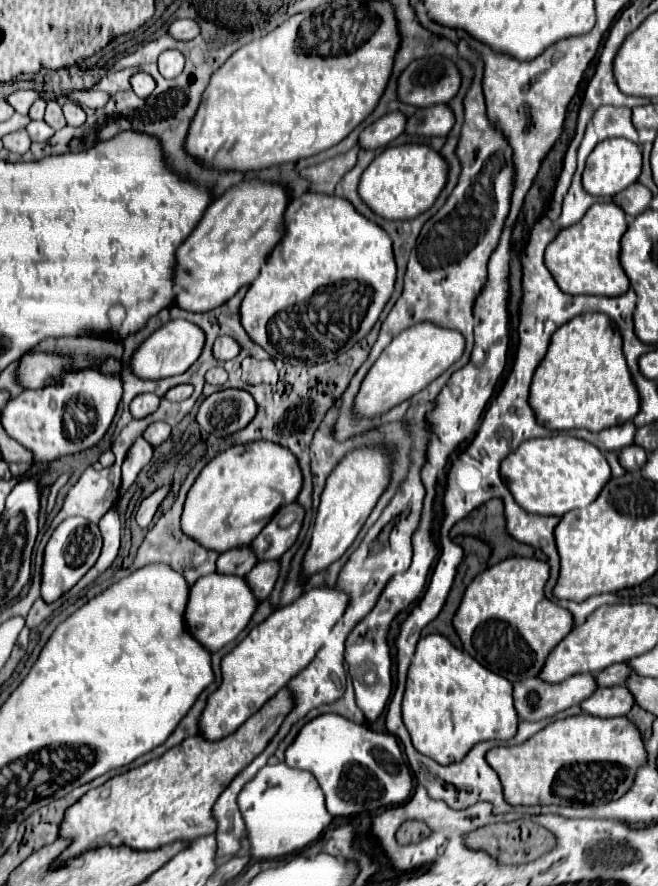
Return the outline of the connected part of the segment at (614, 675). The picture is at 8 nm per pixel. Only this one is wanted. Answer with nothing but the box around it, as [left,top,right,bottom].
[594,664,632,688]

